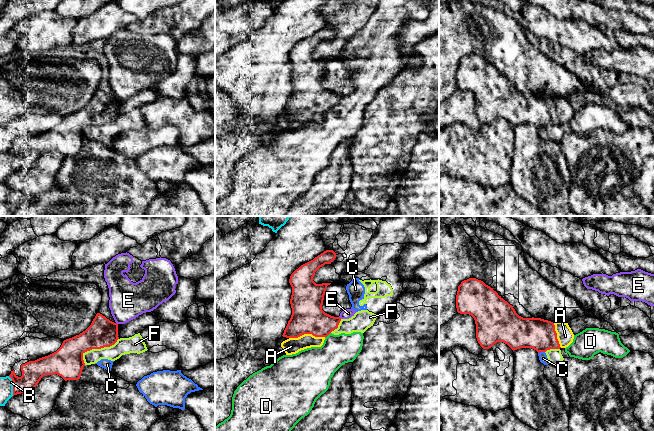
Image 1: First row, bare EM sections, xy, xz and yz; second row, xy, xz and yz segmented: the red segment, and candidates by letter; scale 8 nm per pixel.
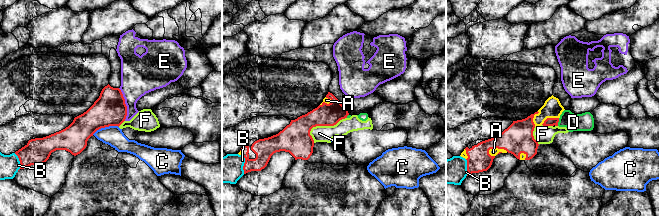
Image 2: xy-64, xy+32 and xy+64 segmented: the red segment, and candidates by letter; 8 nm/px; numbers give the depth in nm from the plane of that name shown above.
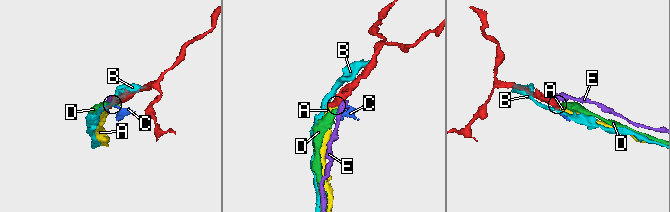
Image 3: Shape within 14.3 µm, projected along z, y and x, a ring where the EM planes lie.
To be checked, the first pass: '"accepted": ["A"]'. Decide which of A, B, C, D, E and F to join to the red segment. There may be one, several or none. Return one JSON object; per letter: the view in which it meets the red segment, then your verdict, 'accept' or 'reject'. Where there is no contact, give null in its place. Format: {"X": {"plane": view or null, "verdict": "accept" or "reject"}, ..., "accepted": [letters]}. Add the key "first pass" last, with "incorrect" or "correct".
{"A": {"plane": "xz", "verdict": "accept"}, "B": {"plane": "xy", "verdict": "reject"}, "C": {"plane": "yz", "verdict": "reject"}, "D": {"plane": "xz", "verdict": "reject"}, "E": {"plane": null, "verdict": "reject"}, "F": {"plane": "xy", "verdict": "reject"}, "accepted": ["A"], "first pass": "correct"}

